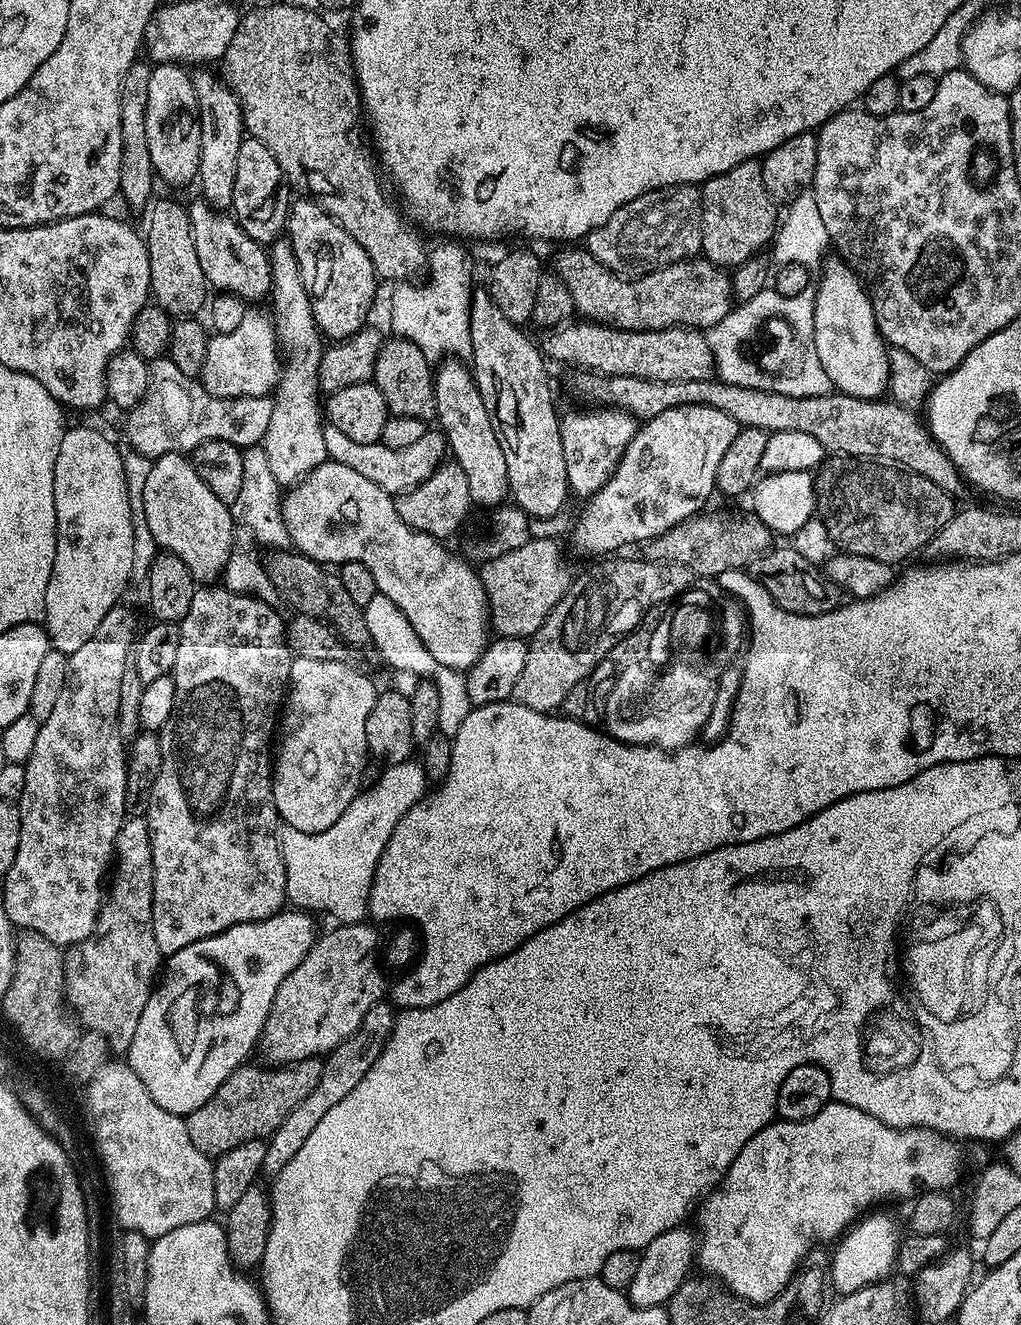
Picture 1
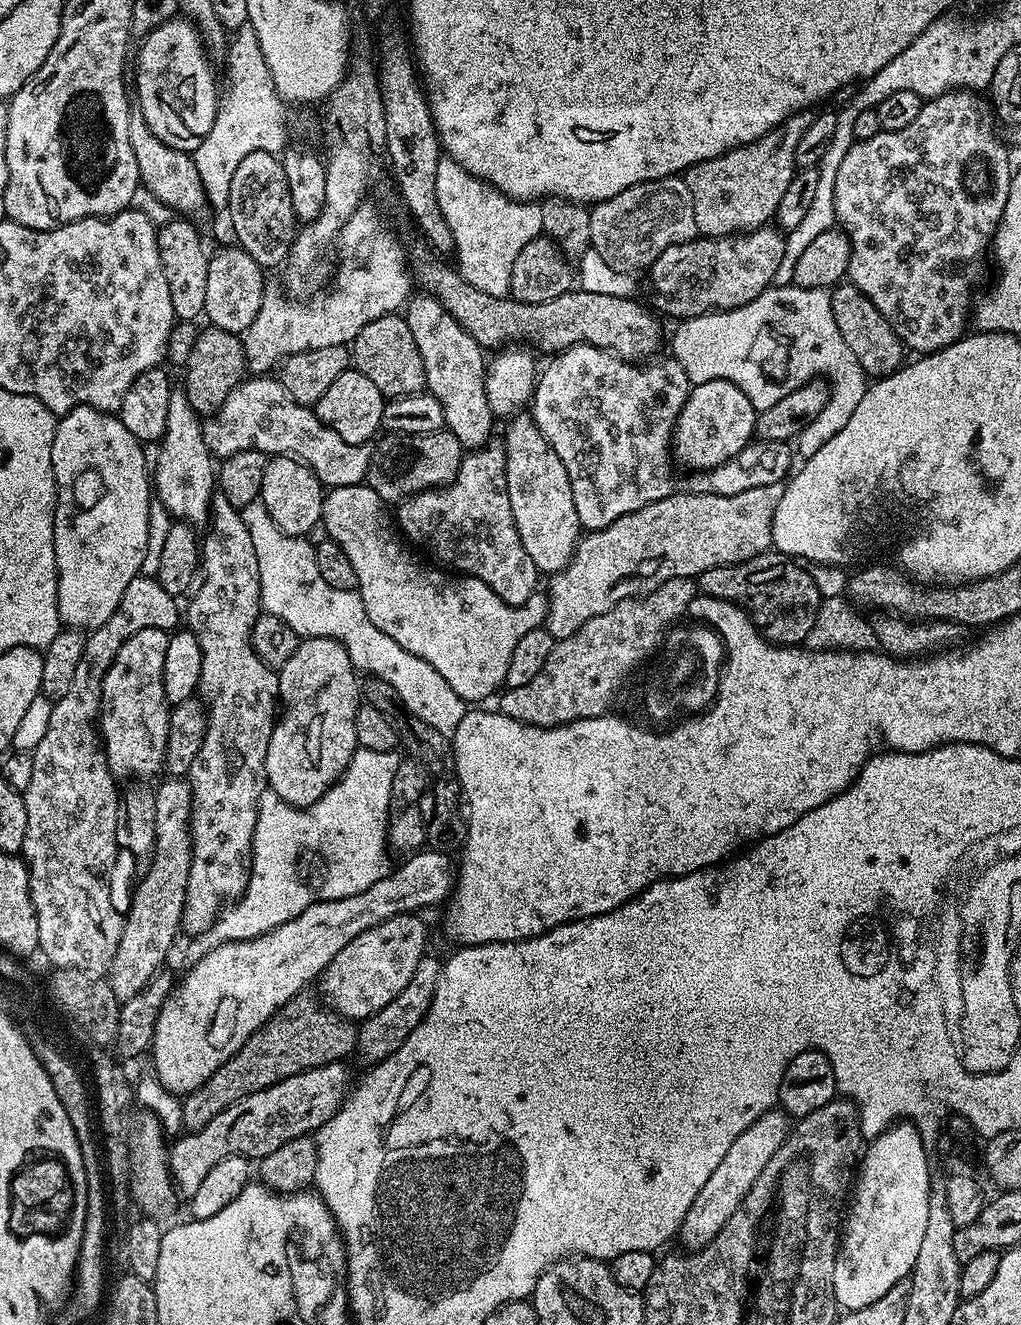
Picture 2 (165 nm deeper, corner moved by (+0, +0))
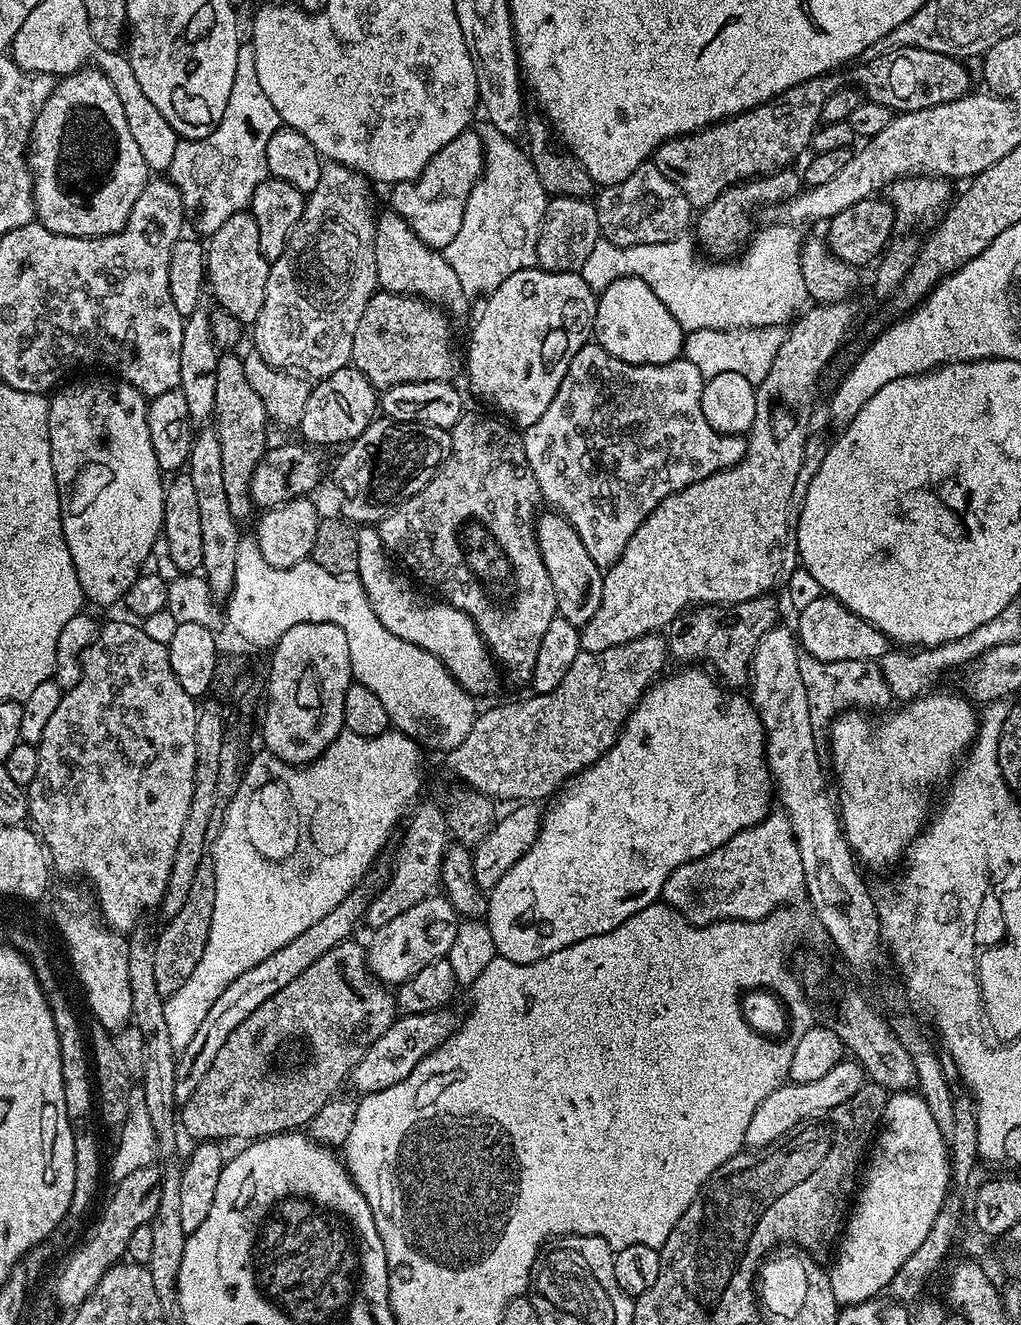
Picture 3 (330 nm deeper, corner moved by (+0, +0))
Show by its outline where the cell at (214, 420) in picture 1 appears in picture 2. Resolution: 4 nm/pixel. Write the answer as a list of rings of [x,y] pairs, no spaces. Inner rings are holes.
[[[256,374],[241,380],[239,386],[230,390],[220,409],[203,421],[202,427],[206,446],[216,458],[233,456],[242,450],[258,450],[272,456],[293,456],[294,459],[301,460],[328,490],[365,483],[368,475],[373,445],[351,444],[334,434],[334,430],[321,422],[309,405],[294,402],[294,398],[290,398],[287,390],[280,385],[279,379],[268,374]]]

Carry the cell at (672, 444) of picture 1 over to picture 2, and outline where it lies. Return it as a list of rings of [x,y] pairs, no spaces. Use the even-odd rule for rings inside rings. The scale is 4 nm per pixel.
[[[711,380],[701,384],[692,384],[686,402],[676,419],[676,430],[672,433],[672,443],[674,445],[674,456],[680,460],[688,470],[707,470],[716,468],[722,462],[734,458],[747,444],[752,443],[756,430],[756,417],[758,409],[734,386],[734,382],[729,380]]]

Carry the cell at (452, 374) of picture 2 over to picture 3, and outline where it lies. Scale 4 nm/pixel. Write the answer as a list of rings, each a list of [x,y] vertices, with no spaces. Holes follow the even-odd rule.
[[[391,210],[376,216],[376,237],[374,238],[376,259],[376,282],[383,291],[396,292],[399,296],[416,296],[429,304],[439,306],[453,317],[464,316],[470,305],[469,296],[462,290],[443,251],[430,247],[402,217]]]

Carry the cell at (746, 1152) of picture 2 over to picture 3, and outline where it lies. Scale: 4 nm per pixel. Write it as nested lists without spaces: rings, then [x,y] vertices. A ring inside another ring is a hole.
[[[845,1058],[834,1066],[822,1078],[817,1078],[815,1082],[798,1082],[793,1084],[785,1082],[778,1086],[762,1102],[758,1102],[758,1110],[754,1110],[754,1118],[750,1118],[750,1126],[746,1126],[745,1145],[749,1149],[755,1150],[765,1148],[767,1144],[773,1144],[782,1134],[794,1130],[794,1126],[811,1120],[817,1116],[823,1116],[834,1106],[839,1106],[841,1102],[846,1102],[846,1098],[854,1098],[858,1090],[866,1082],[864,1069],[852,1058]]]

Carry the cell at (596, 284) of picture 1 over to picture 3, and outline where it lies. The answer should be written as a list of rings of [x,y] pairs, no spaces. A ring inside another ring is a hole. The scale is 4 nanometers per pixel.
[[[795,167],[779,168],[776,172],[771,172],[765,176],[755,176],[752,180],[743,180],[741,184],[735,184],[734,187],[727,188],[710,206],[699,209],[698,215],[695,217],[694,232],[696,228],[697,237],[695,236],[695,239],[698,241],[699,247],[705,253],[707,253],[706,251],[713,252],[716,255],[713,257],[716,258],[732,258],[737,254],[743,253],[746,245],[754,236],[754,231],[752,232],[752,207],[755,204],[777,204],[777,206],[783,206],[789,200],[793,200],[800,191],[802,191],[802,176]]]

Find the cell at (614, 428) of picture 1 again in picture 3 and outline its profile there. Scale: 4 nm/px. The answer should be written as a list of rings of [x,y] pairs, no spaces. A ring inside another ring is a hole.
[[[589,342],[582,346],[570,361],[569,369],[554,394],[553,401],[547,407],[546,412],[533,425],[525,427],[522,435],[524,437],[524,449],[526,450],[526,462],[530,462],[530,470],[534,470],[534,478],[540,487],[543,503],[549,509],[555,510],[559,515],[565,516],[578,530],[578,538],[582,538],[582,546],[586,546],[586,554],[594,558],[594,562],[601,570],[609,568],[626,550],[626,542],[642,526],[644,519],[664,501],[667,496],[706,478],[715,472],[721,472],[723,468],[731,468],[739,464],[740,460],[748,452],[748,442],[744,436],[731,436],[722,434],[706,422],[706,414],[702,414],[702,390],[705,382],[704,375],[686,358],[666,362],[665,364],[631,364],[614,358],[602,347],[601,344]]]

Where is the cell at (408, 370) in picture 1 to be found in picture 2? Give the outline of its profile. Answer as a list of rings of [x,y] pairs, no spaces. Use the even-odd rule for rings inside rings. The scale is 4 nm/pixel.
[[[403,315],[374,318],[370,326],[362,326],[350,345],[350,364],[355,371],[366,374],[366,378],[378,386],[385,398],[425,391],[422,354],[418,354],[414,334],[410,334],[410,326],[404,321]]]

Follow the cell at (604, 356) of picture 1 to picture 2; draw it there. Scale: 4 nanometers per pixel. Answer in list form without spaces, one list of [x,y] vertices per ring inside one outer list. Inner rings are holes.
[[[431,251],[424,252],[410,264],[414,280],[425,293],[441,300],[450,314],[485,350],[500,350],[511,345],[511,340],[529,340],[547,354],[555,354],[575,344],[590,344],[605,348],[615,356],[629,362],[648,362],[657,355],[660,343],[665,343],[666,332],[660,325],[661,317],[647,303],[639,304],[636,298],[590,294],[573,290],[550,302],[524,304],[521,300],[491,297],[463,279],[451,263],[443,264]]]

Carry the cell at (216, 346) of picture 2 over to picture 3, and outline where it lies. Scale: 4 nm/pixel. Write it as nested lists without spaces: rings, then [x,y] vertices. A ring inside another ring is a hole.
[[[236,354],[221,355],[218,362],[218,378],[214,389],[212,415],[214,417],[214,427],[218,434],[218,443],[222,449],[222,482],[226,486],[226,502],[230,502],[230,514],[234,514],[234,518],[238,522],[245,522],[244,520],[248,519],[251,521],[254,505],[251,498],[248,497],[250,494],[250,478],[254,478],[254,466],[258,466],[258,462],[270,447],[270,441],[268,441],[270,421],[266,414],[266,406],[262,406],[262,398],[258,398],[258,394],[254,394],[254,388],[250,386],[250,382],[246,379],[244,362],[239,355],[237,357]]]

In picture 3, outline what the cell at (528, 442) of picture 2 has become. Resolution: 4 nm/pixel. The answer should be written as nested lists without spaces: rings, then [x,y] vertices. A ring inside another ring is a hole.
[[[544,510],[536,518],[536,541],[538,550],[542,554],[542,562],[546,564],[546,574],[550,574],[550,583],[554,586],[556,611],[566,622],[575,628],[583,628],[594,614],[598,614],[598,606],[602,606],[602,586],[604,585],[604,572],[596,565],[594,558],[586,554],[586,546],[582,546],[582,538],[578,538],[578,530],[570,526],[570,522],[552,510]]]

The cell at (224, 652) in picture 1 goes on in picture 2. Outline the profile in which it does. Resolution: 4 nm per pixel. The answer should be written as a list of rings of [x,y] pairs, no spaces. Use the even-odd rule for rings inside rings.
[[[216,494],[212,497],[212,513],[208,516],[206,531],[208,533],[202,536],[205,578],[199,581],[198,587],[191,593],[193,596],[188,608],[186,604],[187,627],[194,638],[198,638],[198,646],[202,646],[202,678],[198,692],[206,698],[208,710],[206,738],[202,738],[194,766],[186,777],[192,788],[192,861],[180,927],[193,938],[203,936],[225,905],[239,900],[248,885],[254,826],[258,822],[258,802],[268,783],[266,746],[270,746],[270,734],[278,719],[280,699],[277,669],[264,663],[252,646],[252,631],[256,620],[262,615],[262,609],[258,554],[254,554],[254,538],[249,521],[241,509],[230,506],[224,496]]]

